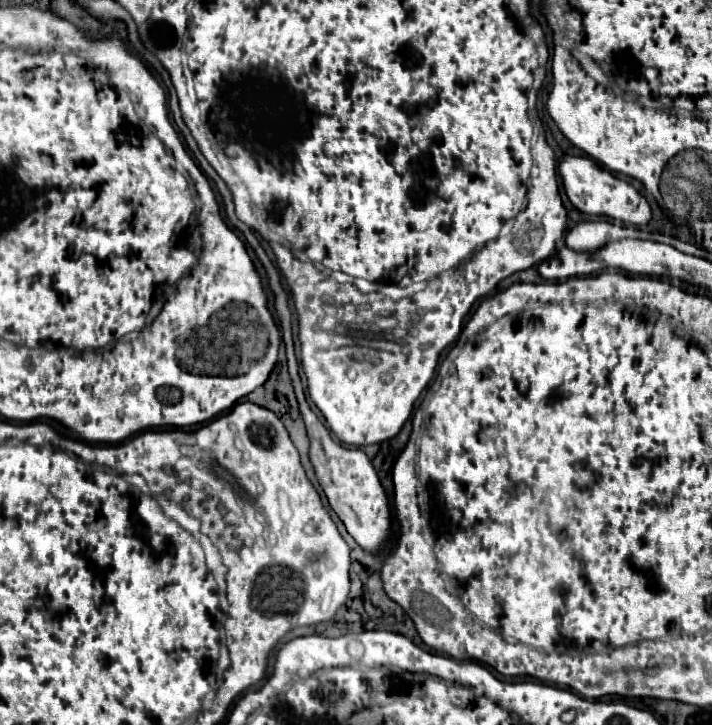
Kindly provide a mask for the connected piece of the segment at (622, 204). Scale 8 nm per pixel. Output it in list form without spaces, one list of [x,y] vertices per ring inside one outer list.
[[[566,155],[562,163],[558,165],[564,189],[568,199],[576,209],[588,215],[604,215],[610,219],[618,219],[630,225],[646,225],[652,219],[652,209],[644,195],[640,195],[638,189],[634,189],[630,183],[614,177],[608,169],[600,167],[596,161],[588,157],[570,157]]]

